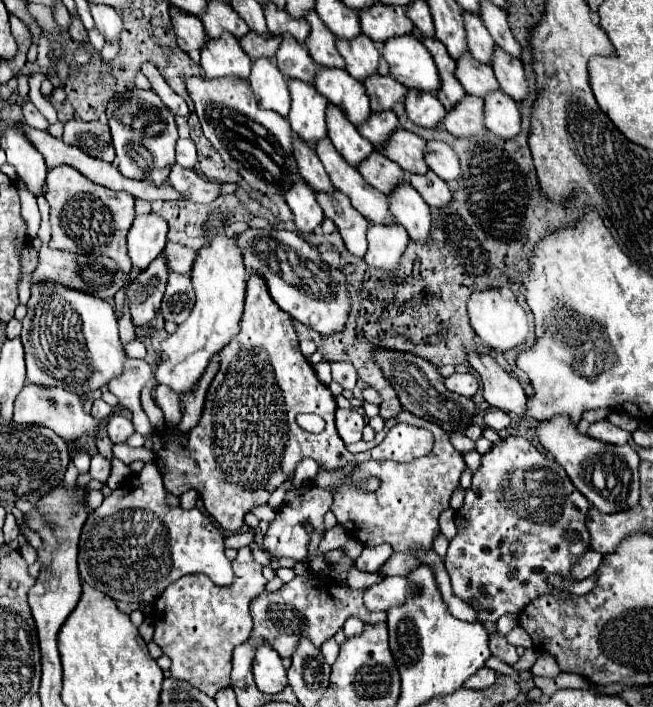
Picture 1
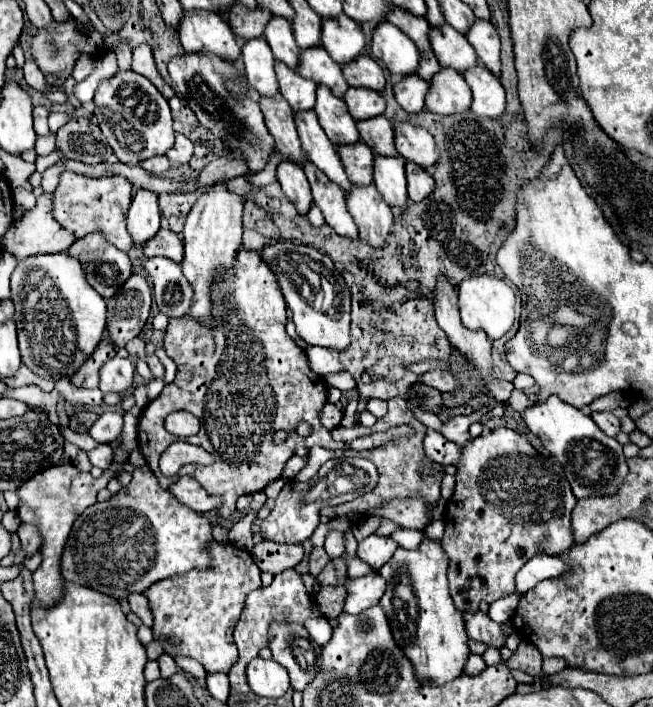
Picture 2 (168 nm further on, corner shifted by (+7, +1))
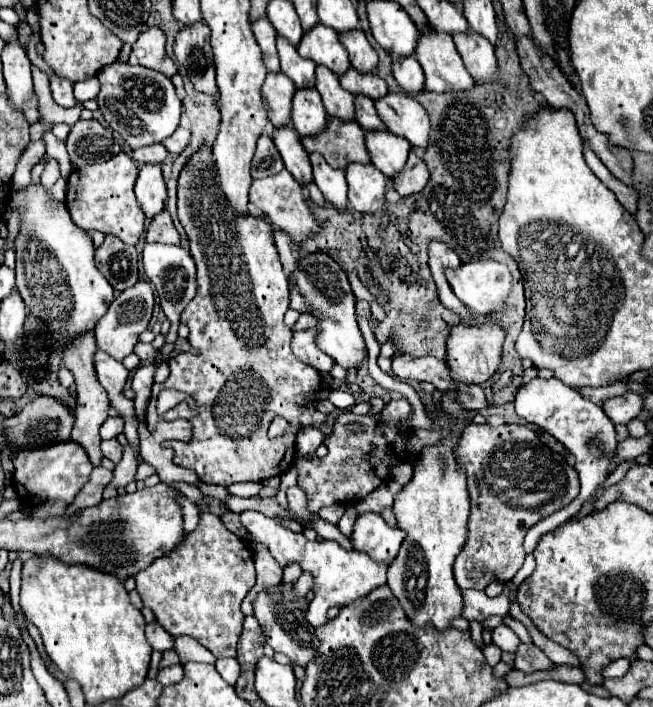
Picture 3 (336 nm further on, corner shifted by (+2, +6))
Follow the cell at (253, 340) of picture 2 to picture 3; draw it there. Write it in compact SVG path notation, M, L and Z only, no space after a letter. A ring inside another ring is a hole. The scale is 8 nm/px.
M202 145L198 153L194 153L188 163L180 171L178 179L178 219L190 241L190 255L196 261L198 269L198 295L188 303L186 311L182 311L182 321L190 327L188 341L192 349L188 353L178 353L168 359L170 377L164 383L154 383L150 403L146 409L148 429L154 431L160 415L156 413L156 397L162 389L176 389L188 393L198 413L190 417L188 403L180 403L162 417L166 421L174 421L178 417L186 417L194 425L194 439L190 443L180 441L164 441L162 447L174 449L174 463L186 469L196 471L200 481L214 485L232 485L240 481L262 481L272 475L282 475L288 471L296 457L294 437L300 429L308 425L322 425L326 415L318 413L310 405L298 407L294 397L298 393L312 393L320 389L320 373L294 357L290 349L292 331L284 325L284 313L288 311L288 279L284 275L278 249L274 245L274 225L266 217L242 215L238 219L230 207L226 207L226 199L222 199L222 191L218 191L218 173L214 171L212 149ZM274 417L284 417L290 421L290 429L284 431L280 439L268 439L268 427Z

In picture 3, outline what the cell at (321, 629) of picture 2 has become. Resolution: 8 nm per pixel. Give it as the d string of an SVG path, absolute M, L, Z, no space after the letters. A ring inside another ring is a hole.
M244 511L240 513L240 519L244 521L258 521L258 527L250 529L252 537L256 543L266 543L272 557L280 563L280 567L286 567L290 563L298 563L300 569L306 573L312 573L314 577L314 599L310 603L308 609L308 617L310 623L314 627L324 625L326 619L326 611L330 607L344 607L364 595L368 595L372 589L380 587L386 583L386 571L390 567L390 563L374 563L374 559L370 559L370 555L366 553L358 553L358 551L346 551L344 547L338 547L338 543L334 541L308 541L304 535L292 533L290 529L286 529L284 525L280 525L278 521L264 517L258 511Z

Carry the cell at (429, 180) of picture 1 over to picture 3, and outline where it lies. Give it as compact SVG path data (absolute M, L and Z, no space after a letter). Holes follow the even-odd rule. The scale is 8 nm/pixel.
M414 153L408 155L408 161L406 161L406 167L402 169L402 175L396 175L396 179L392 179L392 187L400 193L400 197L408 197L412 193L418 193L424 189L424 185L428 183L428 167L426 163L416 157Z

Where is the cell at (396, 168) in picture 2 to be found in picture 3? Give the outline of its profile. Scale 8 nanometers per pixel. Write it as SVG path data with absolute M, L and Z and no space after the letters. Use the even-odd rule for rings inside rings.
M366 131L366 149L370 151L370 161L376 165L388 179L402 171L410 143L400 135L390 135L390 131Z

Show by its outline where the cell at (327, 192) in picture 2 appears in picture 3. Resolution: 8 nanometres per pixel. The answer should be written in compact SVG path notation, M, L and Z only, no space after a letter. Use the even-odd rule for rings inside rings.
M310 153L312 169L314 169L314 183L322 191L324 199L330 201L338 209L346 209L346 177L342 169L330 167L322 155Z

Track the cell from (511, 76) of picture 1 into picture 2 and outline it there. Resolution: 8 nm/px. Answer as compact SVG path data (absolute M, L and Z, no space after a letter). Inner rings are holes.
M475 20L473 28L467 32L469 44L475 48L481 64L489 68L495 76L501 76L501 58L499 58L499 36L491 22Z

